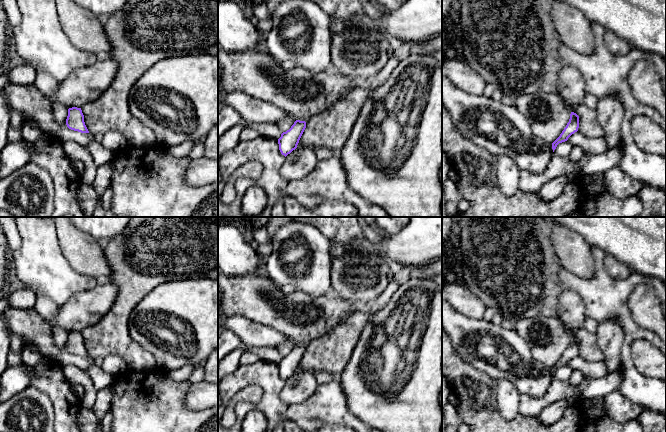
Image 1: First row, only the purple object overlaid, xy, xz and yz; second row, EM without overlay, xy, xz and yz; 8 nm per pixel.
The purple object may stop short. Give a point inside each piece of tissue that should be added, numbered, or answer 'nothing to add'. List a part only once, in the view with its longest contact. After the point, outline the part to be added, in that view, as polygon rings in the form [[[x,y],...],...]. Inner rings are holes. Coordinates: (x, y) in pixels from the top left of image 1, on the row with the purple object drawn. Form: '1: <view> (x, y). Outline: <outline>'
nothing to add

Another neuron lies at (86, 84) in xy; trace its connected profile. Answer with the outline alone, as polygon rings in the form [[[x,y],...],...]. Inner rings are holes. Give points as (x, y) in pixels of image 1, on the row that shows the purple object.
[[[99,57],[95,64],[73,71],[56,92],[46,96],[48,103],[63,104],[66,108],[81,108],[103,95],[114,81],[118,64],[110,57]]]

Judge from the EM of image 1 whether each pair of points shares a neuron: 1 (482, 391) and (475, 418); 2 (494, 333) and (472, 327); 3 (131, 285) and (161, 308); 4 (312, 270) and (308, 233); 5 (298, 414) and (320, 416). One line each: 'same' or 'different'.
1: same
2: same
3: different
4: same
5: same

